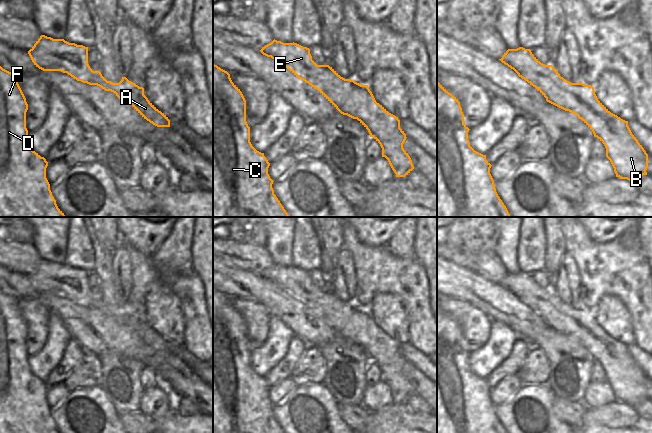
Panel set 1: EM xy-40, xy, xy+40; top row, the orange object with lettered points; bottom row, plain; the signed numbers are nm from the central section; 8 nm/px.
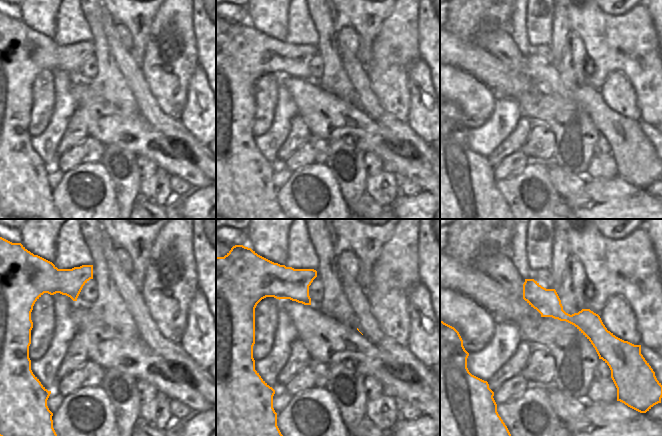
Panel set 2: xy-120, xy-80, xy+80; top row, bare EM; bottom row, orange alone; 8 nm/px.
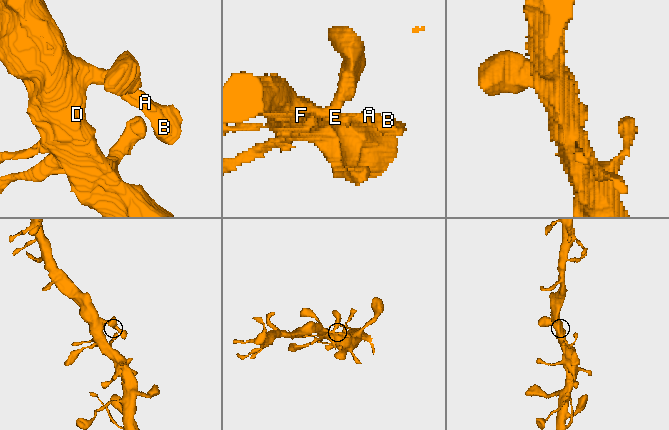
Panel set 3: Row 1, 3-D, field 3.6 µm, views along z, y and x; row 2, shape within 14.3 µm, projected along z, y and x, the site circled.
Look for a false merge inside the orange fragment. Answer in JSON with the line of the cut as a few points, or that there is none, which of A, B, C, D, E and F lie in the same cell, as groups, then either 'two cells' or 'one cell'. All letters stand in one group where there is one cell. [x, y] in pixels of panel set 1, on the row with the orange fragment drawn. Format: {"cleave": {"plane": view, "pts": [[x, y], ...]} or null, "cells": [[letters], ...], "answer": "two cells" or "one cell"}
{"cleave": null, "cells": [["A", "B", "C", "D", "E", "F"]], "answer": "one cell"}

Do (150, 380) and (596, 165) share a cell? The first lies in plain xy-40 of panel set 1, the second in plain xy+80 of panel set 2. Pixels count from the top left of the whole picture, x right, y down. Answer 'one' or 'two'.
two

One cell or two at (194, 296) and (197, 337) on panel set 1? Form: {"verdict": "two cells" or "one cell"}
{"verdict": "one cell"}

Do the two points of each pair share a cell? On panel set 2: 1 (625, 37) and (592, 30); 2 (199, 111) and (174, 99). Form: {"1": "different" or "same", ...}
{"1": "same", "2": "different"}

